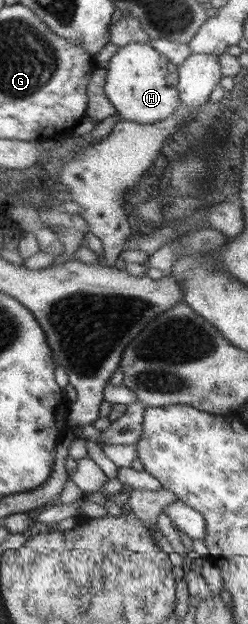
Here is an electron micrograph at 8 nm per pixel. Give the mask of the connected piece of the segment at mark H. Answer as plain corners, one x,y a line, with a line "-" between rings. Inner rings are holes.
131,42
117,49
106,68
104,93
107,100
114,106
115,112
123,120
139,124
153,124
165,120
180,106
180,98
176,89
178,81
177,68
159,52
153,50
148,44

